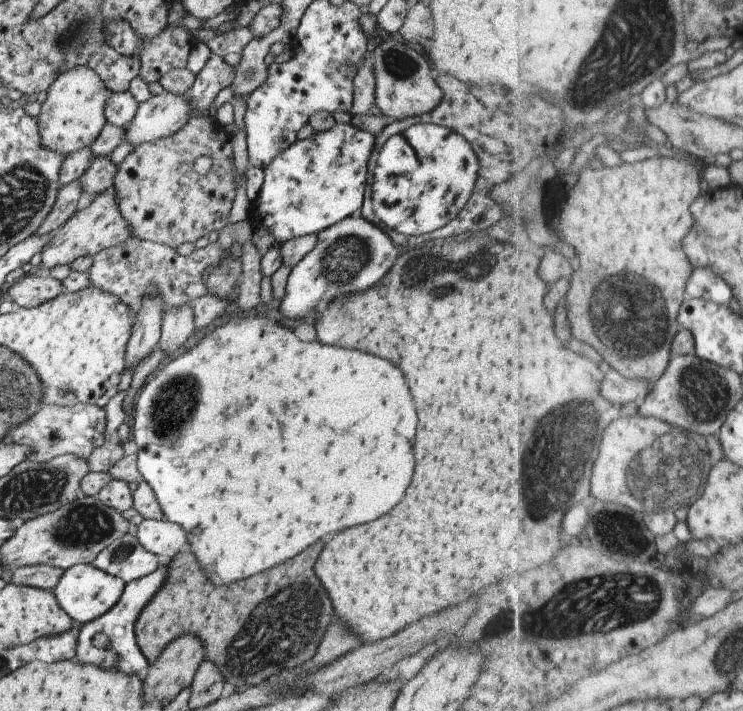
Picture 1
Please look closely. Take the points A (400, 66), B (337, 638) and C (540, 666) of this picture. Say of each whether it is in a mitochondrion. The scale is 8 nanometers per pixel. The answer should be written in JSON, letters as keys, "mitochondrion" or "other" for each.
{"A":"mitochondrion","B":"mitochondrion","C":"other"}

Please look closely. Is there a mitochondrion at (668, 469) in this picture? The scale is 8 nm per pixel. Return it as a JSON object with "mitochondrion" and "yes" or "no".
{"mitochondrion":"yes"}

